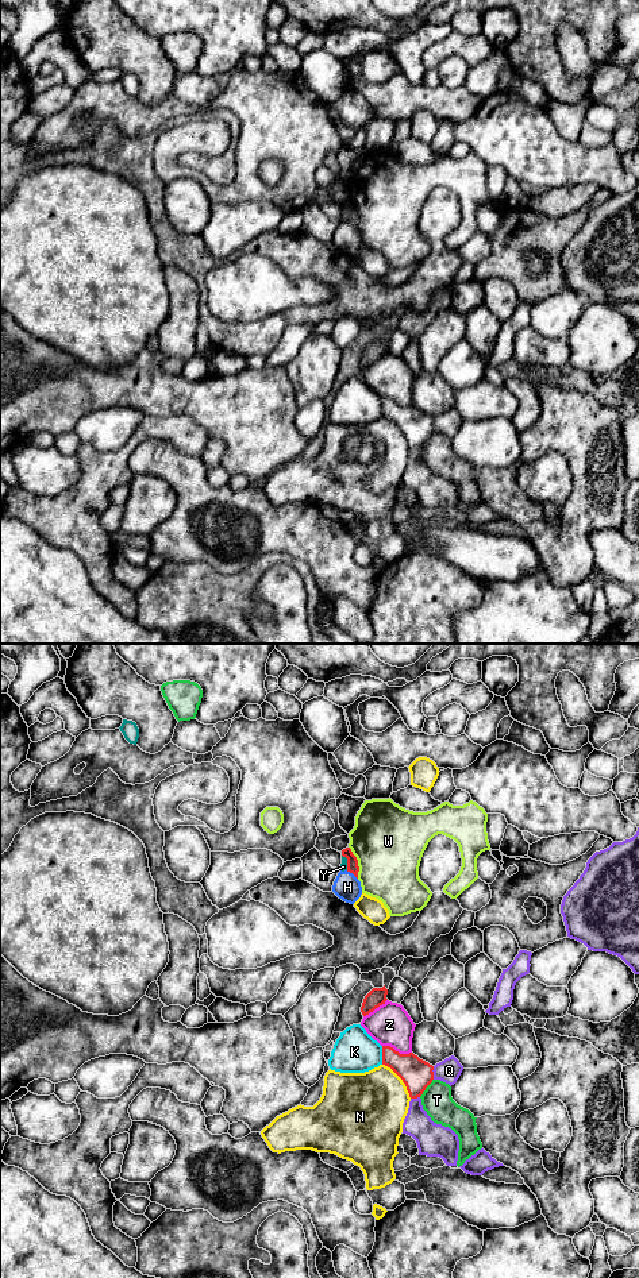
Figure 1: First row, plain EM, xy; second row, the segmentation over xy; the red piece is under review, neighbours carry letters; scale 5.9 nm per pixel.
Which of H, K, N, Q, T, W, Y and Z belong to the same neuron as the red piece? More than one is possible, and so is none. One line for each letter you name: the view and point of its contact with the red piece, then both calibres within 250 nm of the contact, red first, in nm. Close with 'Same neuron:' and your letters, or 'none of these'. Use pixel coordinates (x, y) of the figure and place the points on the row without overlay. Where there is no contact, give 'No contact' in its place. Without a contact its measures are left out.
Same neuron: none of these

